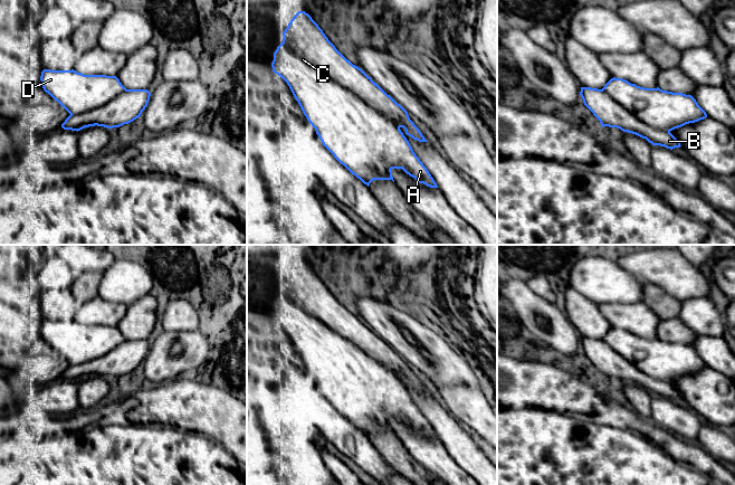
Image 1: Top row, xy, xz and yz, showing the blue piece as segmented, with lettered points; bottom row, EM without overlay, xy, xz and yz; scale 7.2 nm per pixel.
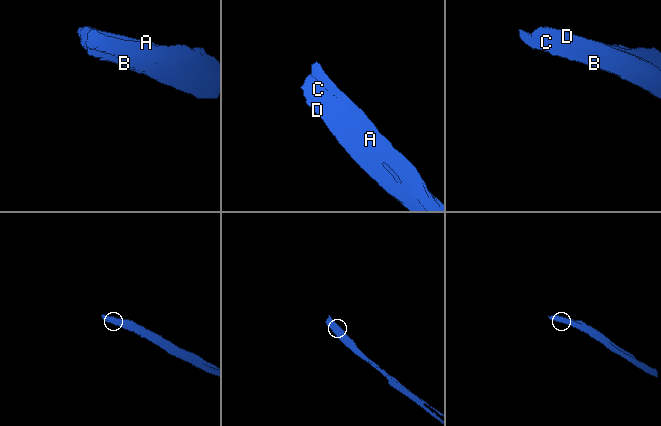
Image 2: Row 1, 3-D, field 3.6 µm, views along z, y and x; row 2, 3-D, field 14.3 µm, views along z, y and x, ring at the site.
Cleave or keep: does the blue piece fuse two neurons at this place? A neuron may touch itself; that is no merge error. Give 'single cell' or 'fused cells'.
fused cells

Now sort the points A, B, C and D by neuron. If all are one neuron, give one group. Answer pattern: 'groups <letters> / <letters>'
groups A C D / B

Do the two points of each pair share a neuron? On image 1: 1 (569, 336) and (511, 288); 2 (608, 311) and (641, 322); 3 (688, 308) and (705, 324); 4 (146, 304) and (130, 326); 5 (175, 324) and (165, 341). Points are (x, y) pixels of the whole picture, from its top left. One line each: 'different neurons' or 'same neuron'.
1: same neuron
2: same neuron
3: same neuron
4: same neuron
5: different neurons

